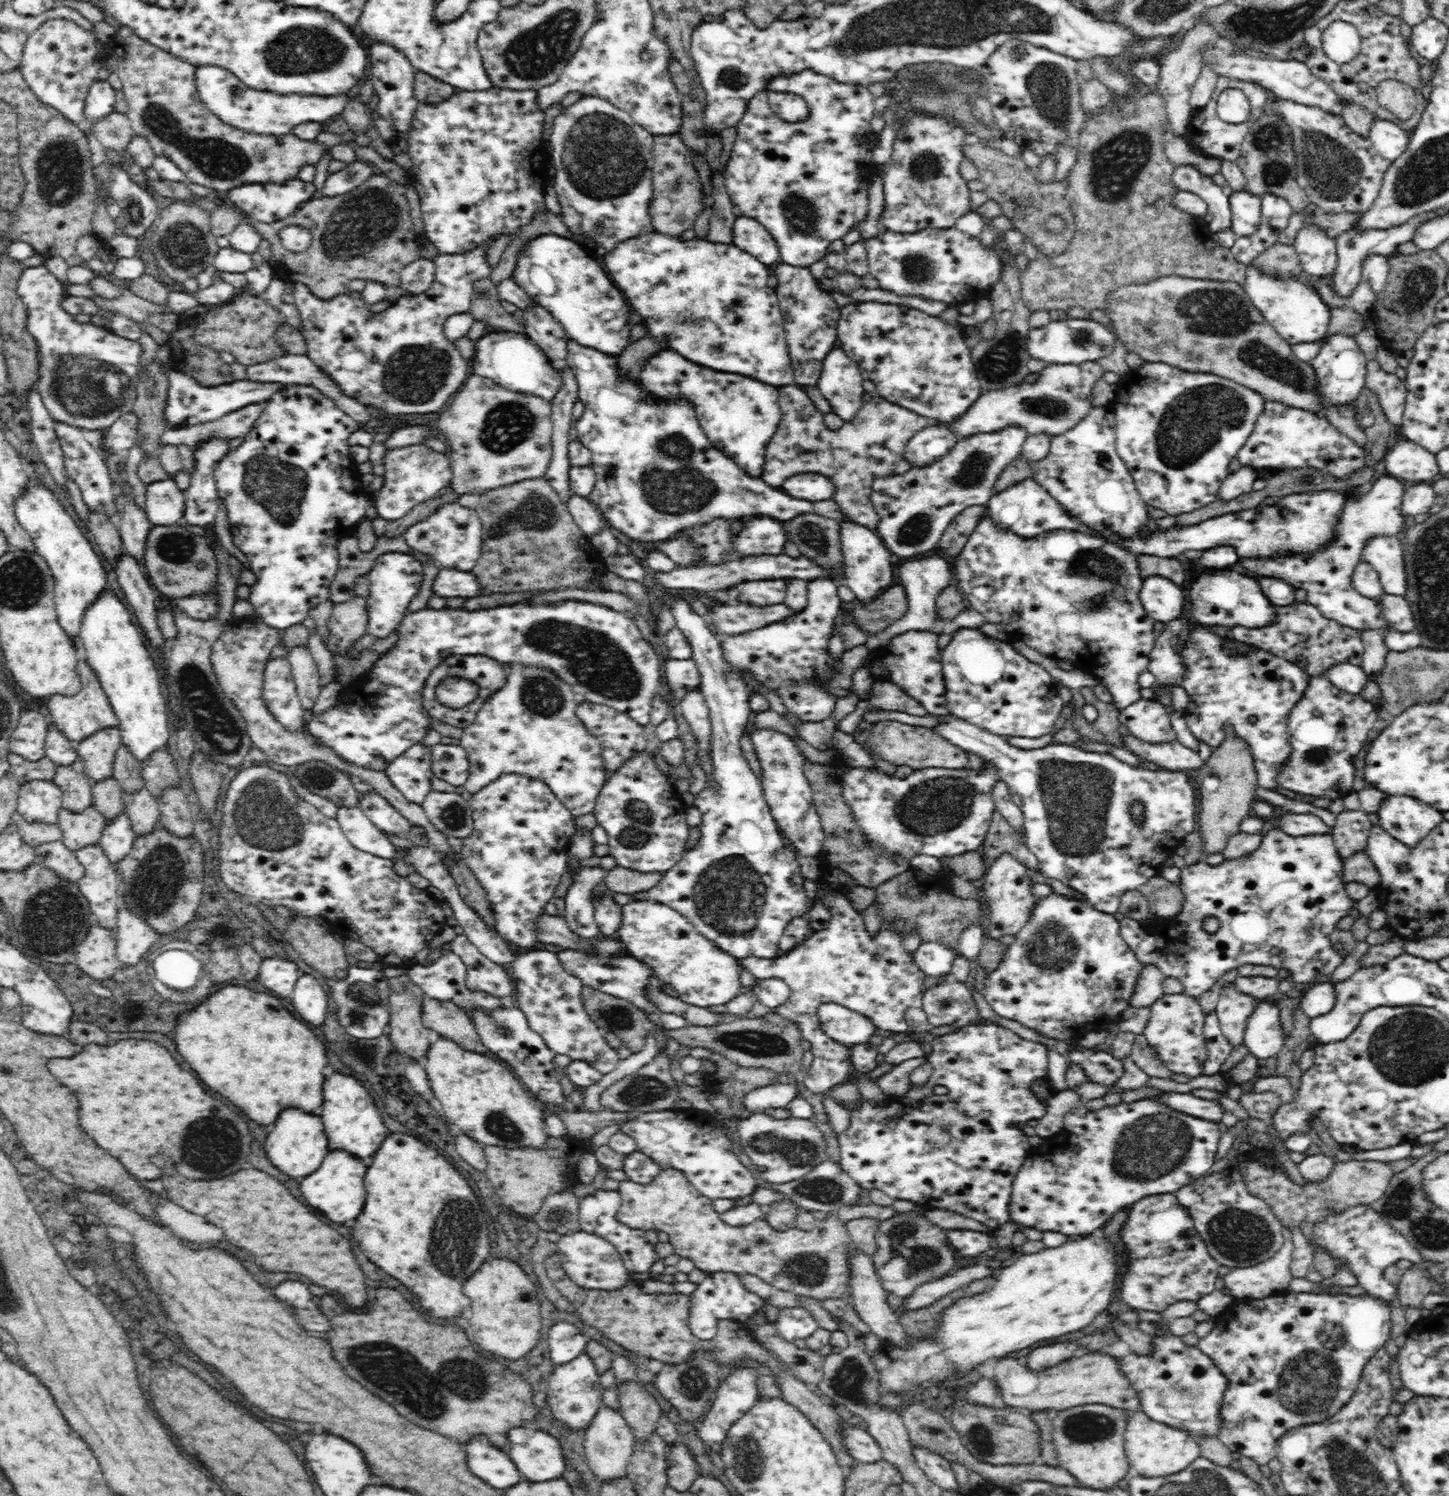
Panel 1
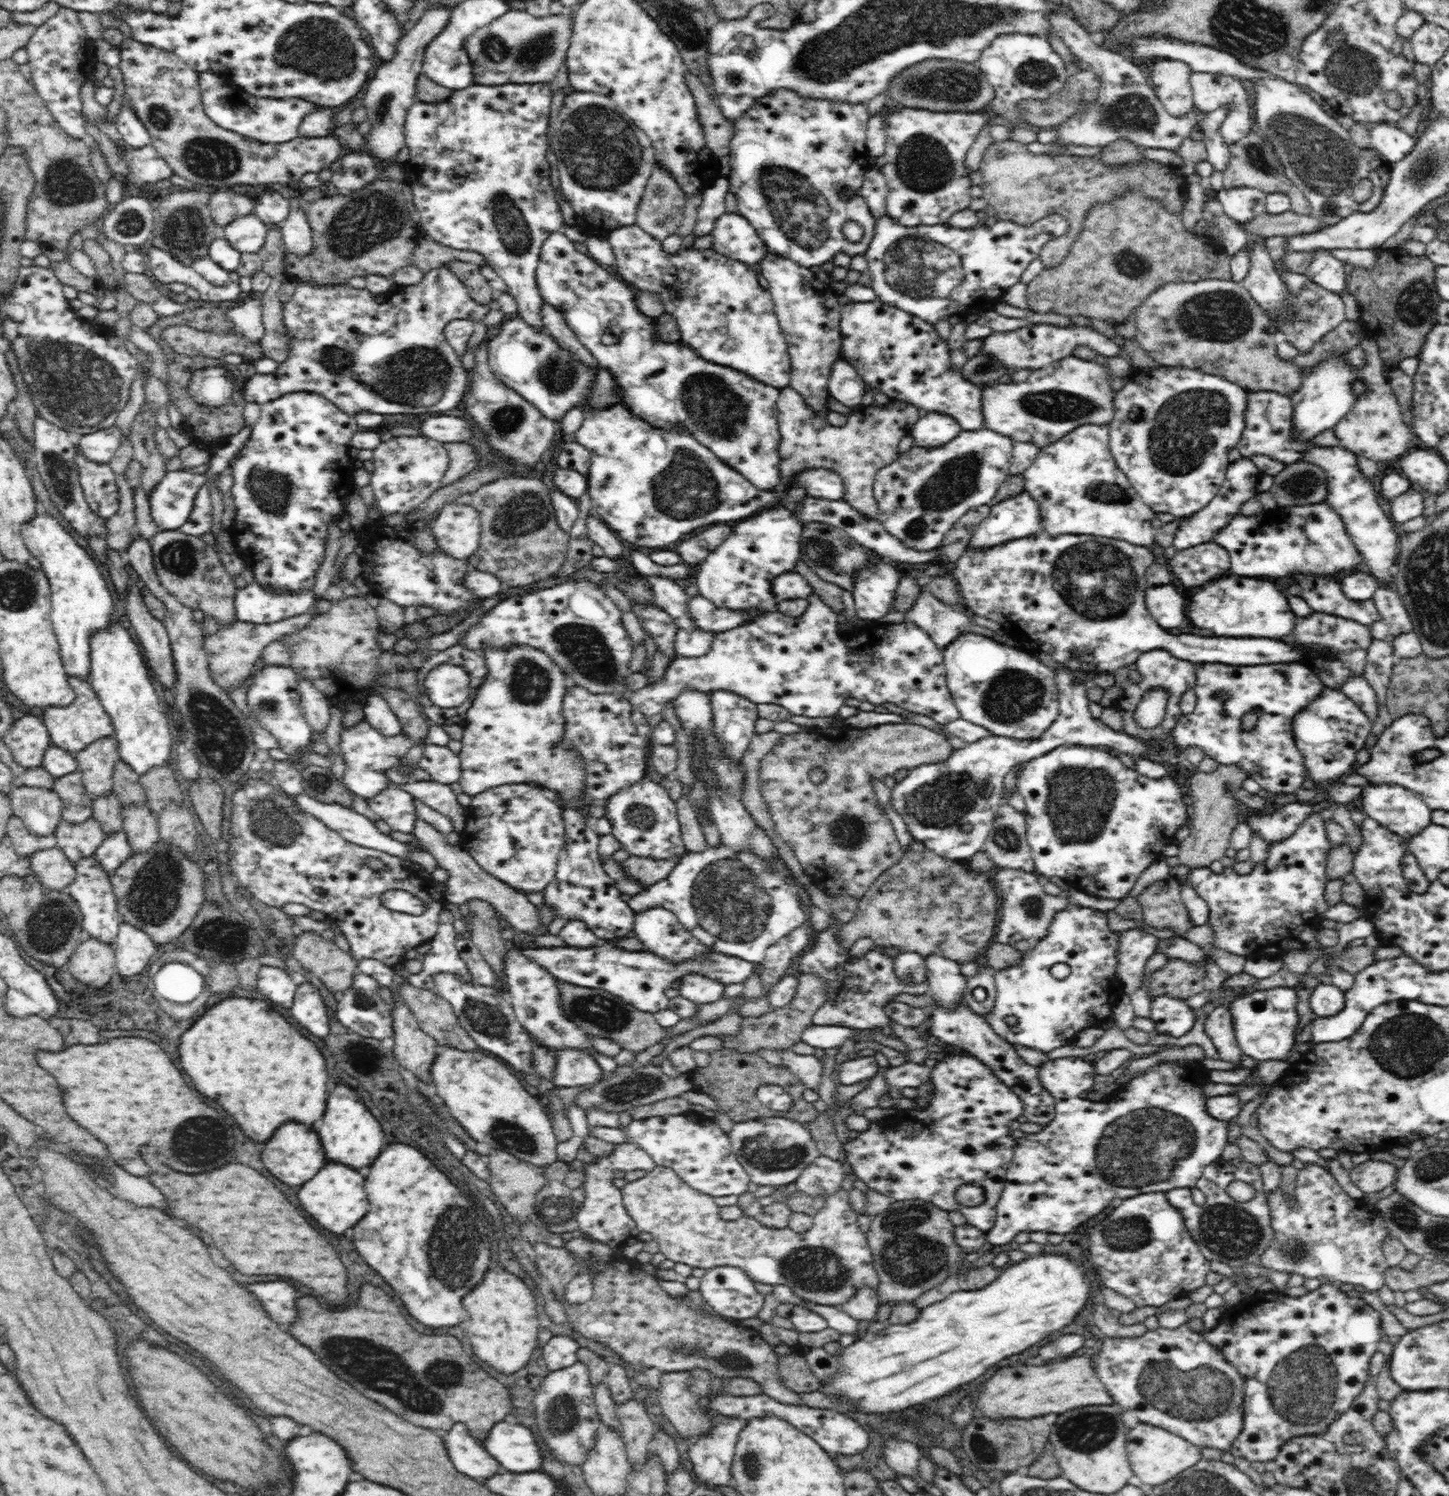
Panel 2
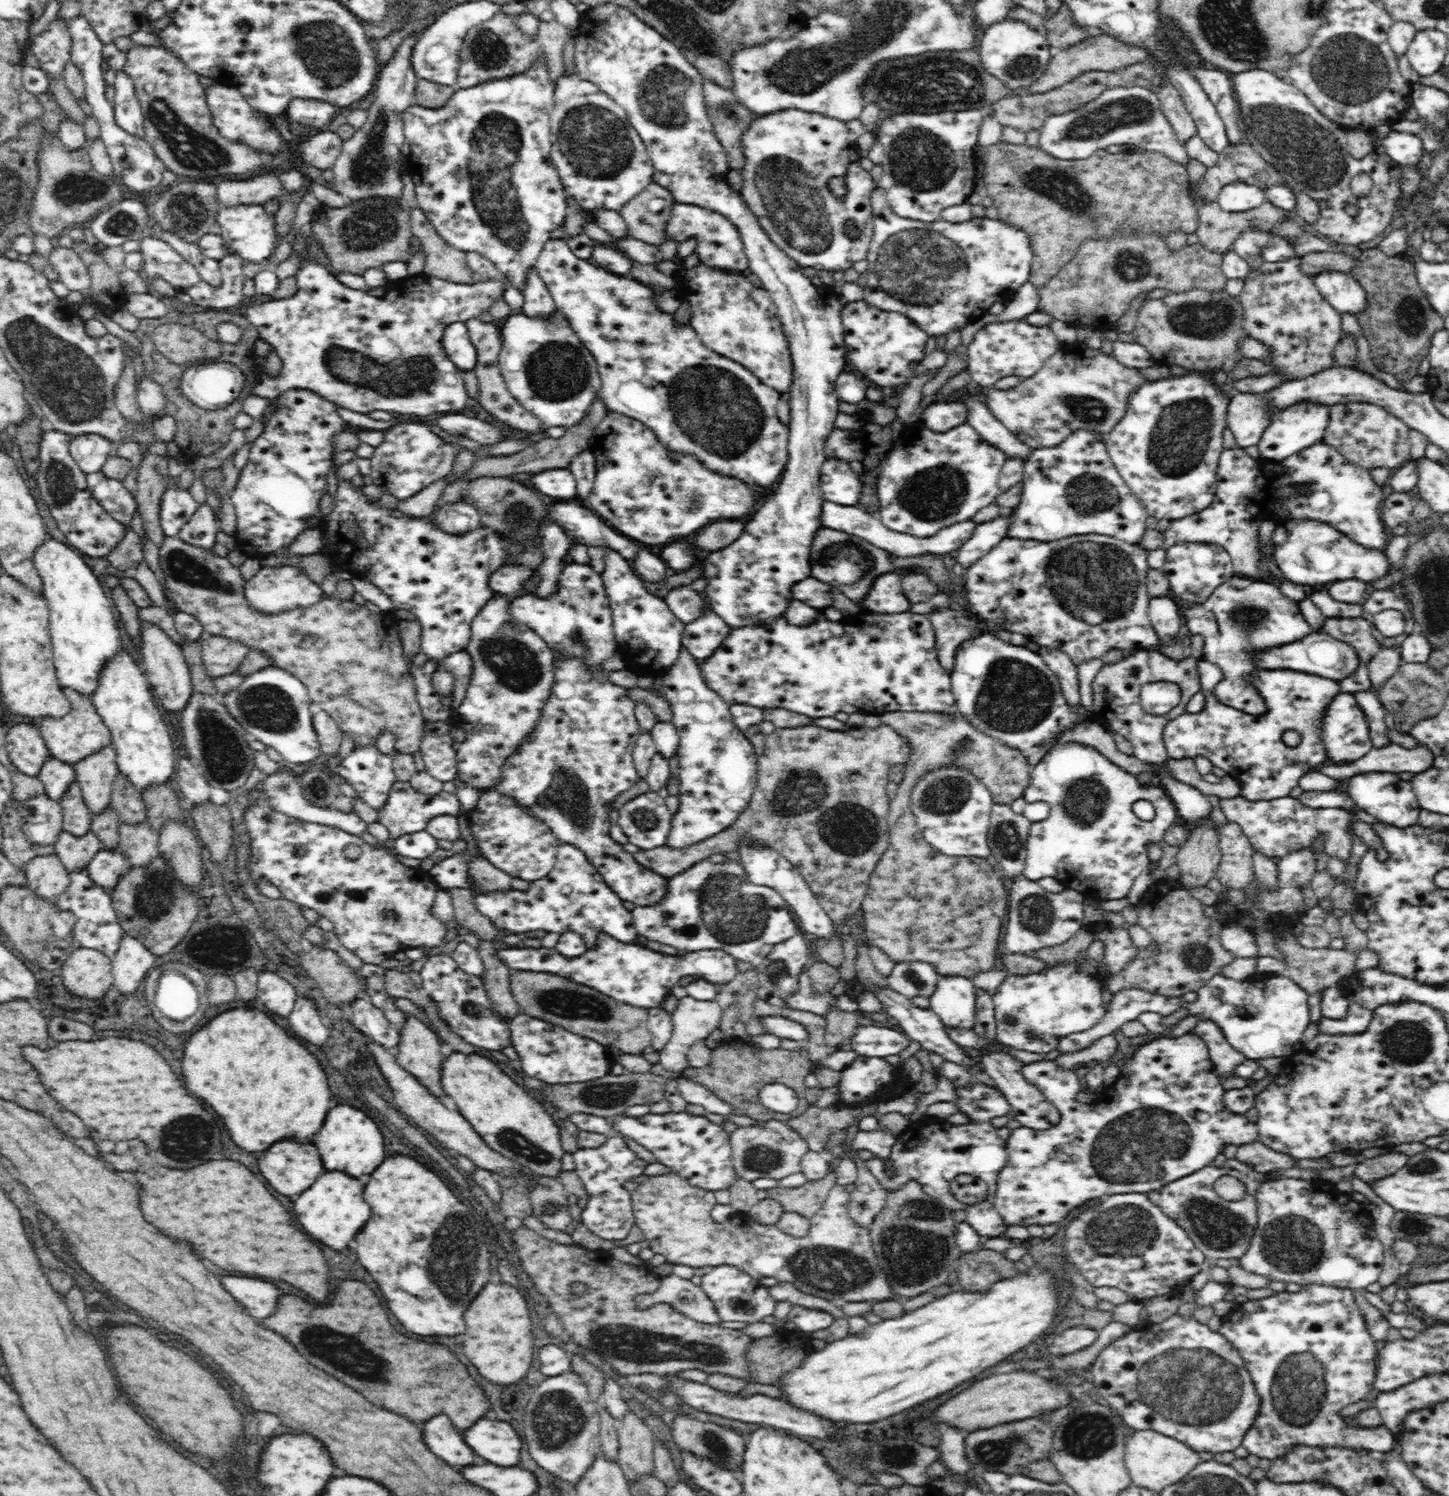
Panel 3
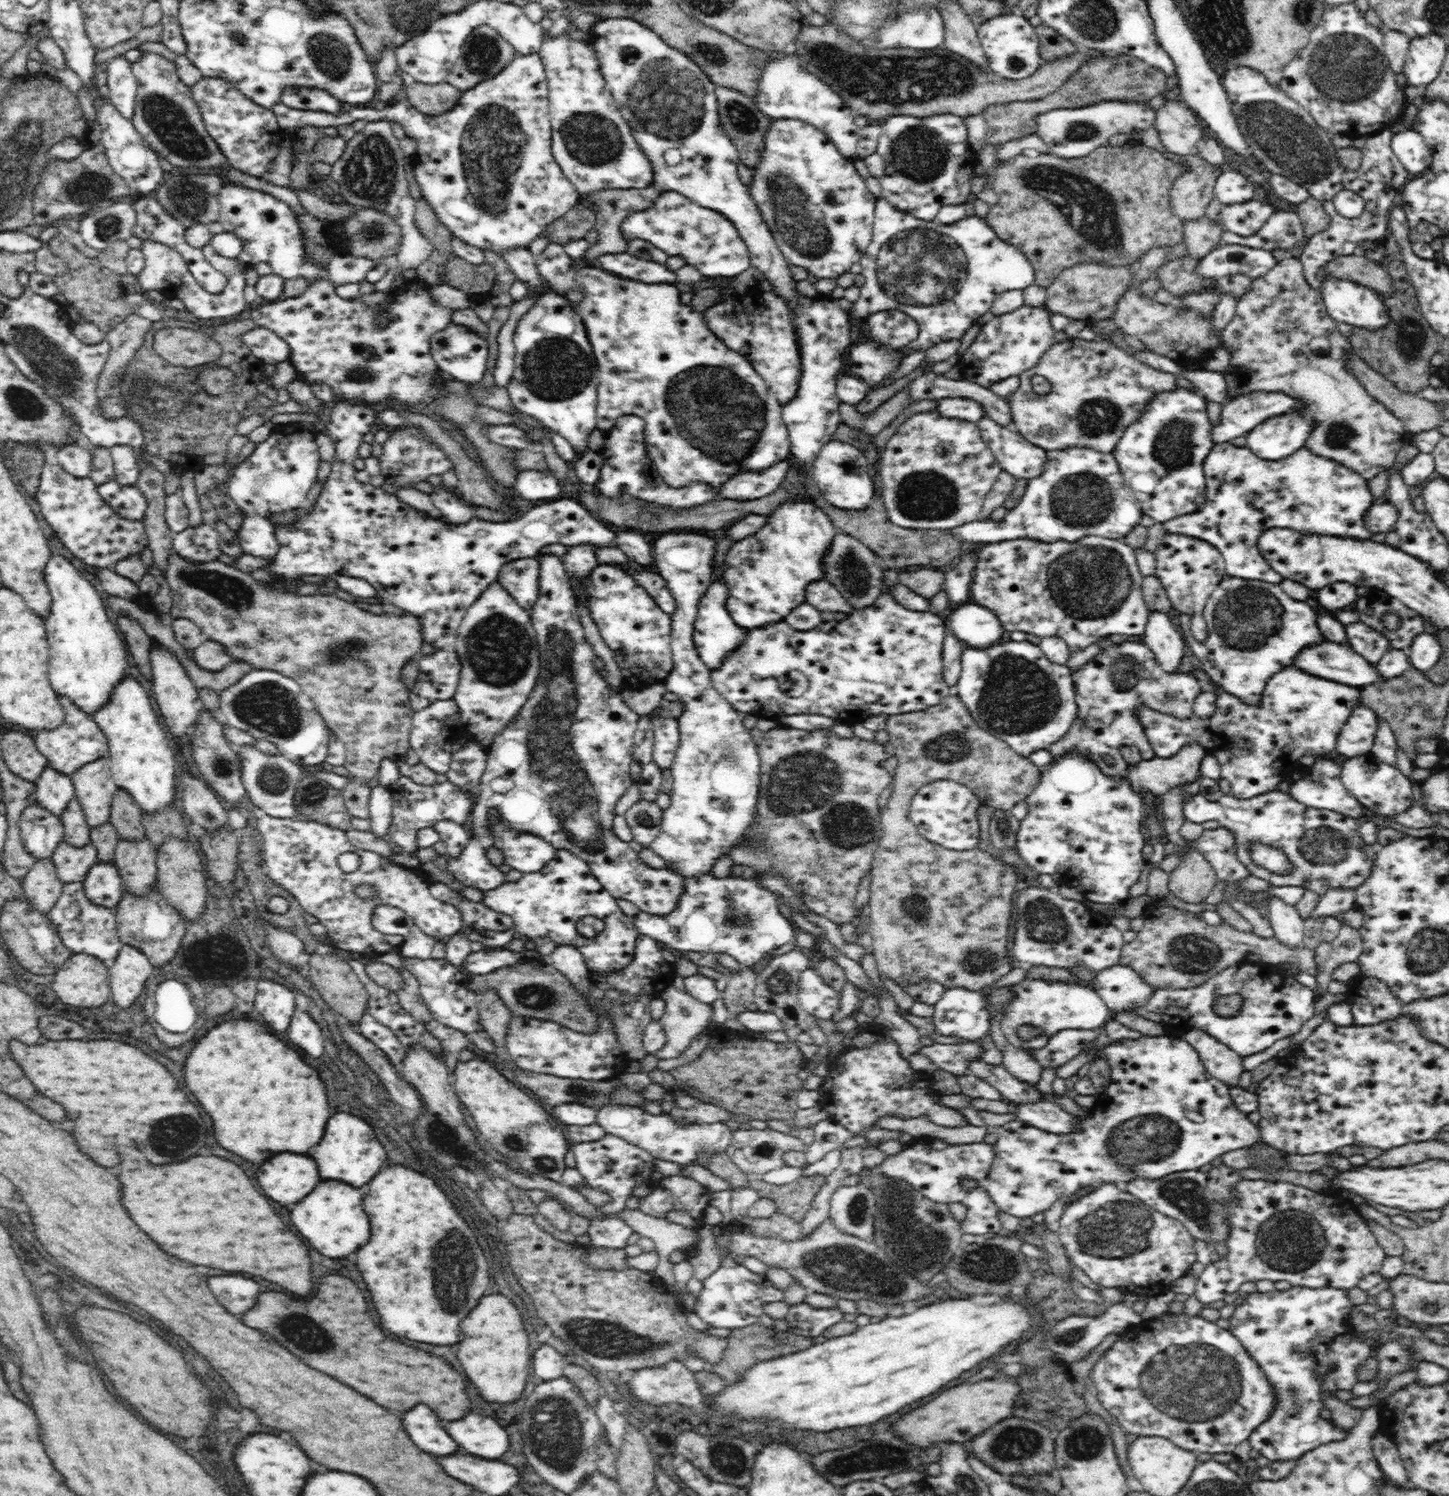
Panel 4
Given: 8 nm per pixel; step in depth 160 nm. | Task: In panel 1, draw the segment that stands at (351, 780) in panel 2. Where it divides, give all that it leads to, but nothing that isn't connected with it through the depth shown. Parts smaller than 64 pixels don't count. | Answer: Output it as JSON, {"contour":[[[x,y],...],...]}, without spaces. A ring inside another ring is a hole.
{"contour":[[[570,599],[557,603],[536,604],[522,602],[513,605],[498,605],[494,608],[479,608],[477,611],[468,611],[463,608],[449,609],[447,607],[432,609],[427,606],[421,610],[406,614],[401,620],[400,626],[397,628],[397,635],[398,640],[394,643],[393,648],[380,656],[373,664],[374,667],[372,670],[366,672],[365,677],[360,677],[350,684],[349,693],[352,696],[348,696],[348,701],[341,699],[336,702],[332,708],[329,708],[328,711],[324,711],[320,714],[310,713],[306,721],[306,732],[313,738],[319,740],[321,744],[334,749],[340,757],[350,763],[376,771],[385,771],[387,764],[391,760],[397,759],[398,756],[402,756],[408,748],[414,746],[414,744],[420,743],[421,740],[428,735],[428,732],[432,730],[432,718],[430,718],[428,714],[426,715],[425,709],[423,708],[424,697],[422,697],[422,688],[426,686],[426,680],[430,676],[430,671],[434,670],[436,666],[440,666],[440,664],[450,656],[483,655],[496,660],[498,663],[502,663],[504,666],[508,664],[522,664],[523,666],[532,666],[533,668],[548,668],[554,671],[561,680],[570,684],[576,696],[581,696],[583,700],[591,703],[606,704],[606,706],[609,706],[617,712],[625,713],[632,721],[635,721],[642,727],[647,725],[650,721],[650,712],[652,710],[650,703],[653,698],[661,697],[662,700],[668,700],[669,690],[668,687],[666,687],[666,681],[664,681],[662,670],[663,660],[660,654],[656,653],[654,650],[655,641],[644,640],[640,630],[634,623],[634,619],[627,617],[623,611],[617,611],[604,605]]]}

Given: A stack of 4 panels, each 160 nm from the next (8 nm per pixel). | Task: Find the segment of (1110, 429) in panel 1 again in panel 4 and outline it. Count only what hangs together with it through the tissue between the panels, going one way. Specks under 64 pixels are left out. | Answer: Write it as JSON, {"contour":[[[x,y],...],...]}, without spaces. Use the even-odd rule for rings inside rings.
{"contour":[[[1078,446],[1047,452],[1044,472],[1026,481],[1025,492],[1013,509],[1007,511],[1004,520],[974,520],[952,528],[950,533],[962,542],[995,543],[1005,540],[1030,539],[1040,542],[1076,542],[1084,537],[1097,536],[1121,539],[1139,524],[1143,515],[1142,507],[1134,496],[1134,491],[1122,476],[1118,461],[1111,453],[1098,452],[1092,448]]]}

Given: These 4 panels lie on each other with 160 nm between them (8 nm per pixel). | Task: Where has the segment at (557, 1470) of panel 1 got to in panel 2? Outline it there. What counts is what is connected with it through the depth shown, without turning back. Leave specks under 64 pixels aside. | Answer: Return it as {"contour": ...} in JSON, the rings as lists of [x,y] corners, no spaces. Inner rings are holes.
{"contour":[[[500,1422],[480,1443],[508,1471],[536,1472],[540,1468],[543,1446],[530,1428]]]}

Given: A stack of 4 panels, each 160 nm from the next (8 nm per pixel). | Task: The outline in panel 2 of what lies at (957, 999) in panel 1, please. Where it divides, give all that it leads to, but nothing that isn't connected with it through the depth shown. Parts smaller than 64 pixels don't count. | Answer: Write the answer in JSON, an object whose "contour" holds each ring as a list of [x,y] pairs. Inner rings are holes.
{"contour":[[[960,1000],[958,1008],[948,1010],[932,1005],[929,1009],[929,1028],[933,1040],[951,1048],[965,1049],[972,1056],[975,1056],[980,1062],[990,1067],[990,1070],[1004,1083],[1008,1088],[1014,1091],[1023,1102],[1023,1115],[1026,1120],[1032,1124],[1047,1125],[1055,1117],[1054,1097],[1047,1091],[1047,1088],[1039,1079],[1038,1067],[1034,1067],[1026,1062],[1016,1053],[1014,1045],[998,1036],[989,1021],[982,1014],[972,1012]]]}

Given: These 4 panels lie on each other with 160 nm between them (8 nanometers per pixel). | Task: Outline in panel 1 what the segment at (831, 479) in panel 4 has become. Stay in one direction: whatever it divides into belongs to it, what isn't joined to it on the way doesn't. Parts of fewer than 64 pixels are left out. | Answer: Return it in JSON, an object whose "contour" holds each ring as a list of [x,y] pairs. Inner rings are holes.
{"contour":[[[800,473],[786,478],[780,490],[802,500],[829,501],[834,494],[835,484],[820,473]]]}

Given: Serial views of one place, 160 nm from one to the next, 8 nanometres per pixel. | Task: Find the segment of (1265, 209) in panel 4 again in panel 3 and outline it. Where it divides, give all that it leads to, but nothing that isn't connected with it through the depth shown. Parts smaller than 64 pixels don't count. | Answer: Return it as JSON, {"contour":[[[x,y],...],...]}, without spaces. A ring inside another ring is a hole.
{"contour":[[[1250,227],[1240,234],[1240,238],[1234,242],[1232,250],[1250,265],[1250,270],[1255,271],[1264,263],[1262,255],[1260,255],[1262,248],[1266,248],[1271,241],[1271,234],[1256,227]]]}

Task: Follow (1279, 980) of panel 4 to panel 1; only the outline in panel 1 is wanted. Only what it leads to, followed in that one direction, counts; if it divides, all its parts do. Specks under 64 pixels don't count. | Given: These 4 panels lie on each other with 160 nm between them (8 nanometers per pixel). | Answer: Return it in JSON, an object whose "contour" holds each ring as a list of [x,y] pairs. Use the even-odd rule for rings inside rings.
{"contour":[[[1260,1001],[1248,1017],[1243,1034],[1244,1046],[1263,1062],[1280,1052],[1284,1040],[1278,1001]]]}

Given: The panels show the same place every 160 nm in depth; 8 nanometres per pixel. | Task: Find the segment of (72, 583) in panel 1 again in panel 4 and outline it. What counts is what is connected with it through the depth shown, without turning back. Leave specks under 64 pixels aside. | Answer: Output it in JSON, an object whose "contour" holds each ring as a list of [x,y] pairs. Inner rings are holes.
{"contour":[[[52,555],[44,568],[52,604],[45,618],[50,654],[50,684],[58,696],[69,698],[82,712],[94,714],[110,702],[114,688],[126,677],[125,640],[106,616],[100,594],[62,555]]]}

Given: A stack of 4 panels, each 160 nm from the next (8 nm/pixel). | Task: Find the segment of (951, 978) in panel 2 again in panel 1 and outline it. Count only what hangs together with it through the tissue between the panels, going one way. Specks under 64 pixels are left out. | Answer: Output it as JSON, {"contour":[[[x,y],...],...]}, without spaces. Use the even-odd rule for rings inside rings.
{"contour":[[[921,942],[912,955],[914,962],[925,976],[934,976],[934,978],[951,977],[952,962],[957,957],[952,949],[939,942]]]}

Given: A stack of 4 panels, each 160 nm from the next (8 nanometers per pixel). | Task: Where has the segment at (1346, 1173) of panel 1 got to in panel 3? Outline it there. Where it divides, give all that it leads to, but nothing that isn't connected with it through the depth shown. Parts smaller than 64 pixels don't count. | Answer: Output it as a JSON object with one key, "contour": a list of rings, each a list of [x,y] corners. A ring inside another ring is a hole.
{"contour":[[[1388,1149],[1388,1152],[1384,1155],[1369,1160],[1361,1159],[1353,1176],[1356,1179],[1364,1180],[1364,1182],[1372,1182],[1372,1180],[1395,1174],[1408,1162],[1409,1157],[1406,1154]]]}

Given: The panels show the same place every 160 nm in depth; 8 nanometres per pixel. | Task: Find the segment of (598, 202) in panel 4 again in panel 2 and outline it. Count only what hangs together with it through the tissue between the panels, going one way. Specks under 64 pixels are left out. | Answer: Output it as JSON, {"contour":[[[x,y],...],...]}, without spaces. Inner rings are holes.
{"contour":[[[655,162],[645,194],[638,204],[635,224],[662,242],[682,226],[686,204],[687,197],[672,174]]]}

